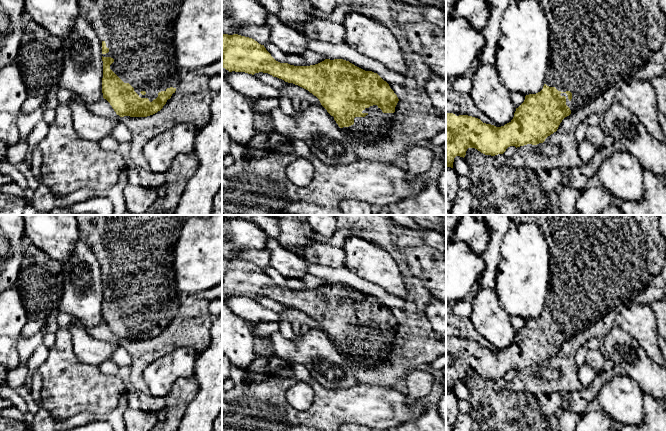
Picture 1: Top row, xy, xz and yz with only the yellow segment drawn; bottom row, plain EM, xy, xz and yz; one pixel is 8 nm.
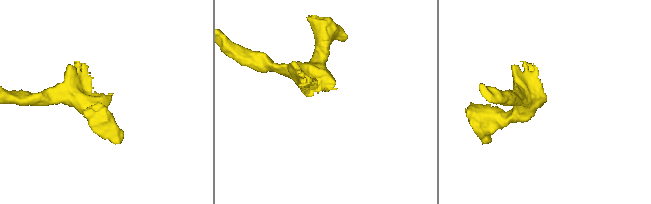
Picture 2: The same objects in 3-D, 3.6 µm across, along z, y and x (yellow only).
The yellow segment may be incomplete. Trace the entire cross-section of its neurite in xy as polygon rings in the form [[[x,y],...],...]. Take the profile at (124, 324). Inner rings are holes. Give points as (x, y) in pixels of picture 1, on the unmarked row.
[[[75,215],[79,228],[79,236],[92,249],[98,262],[102,265],[102,285],[103,285],[103,302],[102,317],[117,339],[120,341],[147,341],[160,335],[166,328],[167,324],[175,317],[183,298],[177,292],[176,281],[173,274],[173,247],[178,239],[183,224],[186,221],[185,215]]]

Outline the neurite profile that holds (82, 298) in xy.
[[[80,236],[70,258],[62,263],[63,295],[57,308],[76,318],[83,328],[103,322],[102,265]]]

